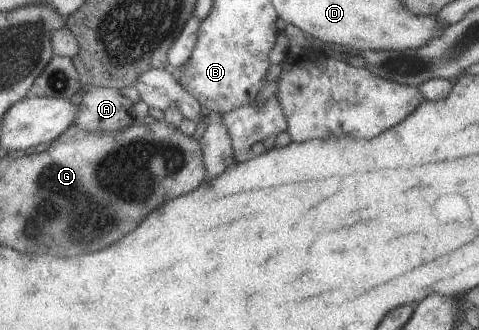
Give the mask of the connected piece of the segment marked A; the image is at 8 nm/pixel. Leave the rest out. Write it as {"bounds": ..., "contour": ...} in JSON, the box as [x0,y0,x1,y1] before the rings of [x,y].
{"bounds":[77,87,139,132],"contour":[[[93,87],[83,95],[77,124],[88,132],[118,132],[139,121],[134,105],[118,88]]]}

